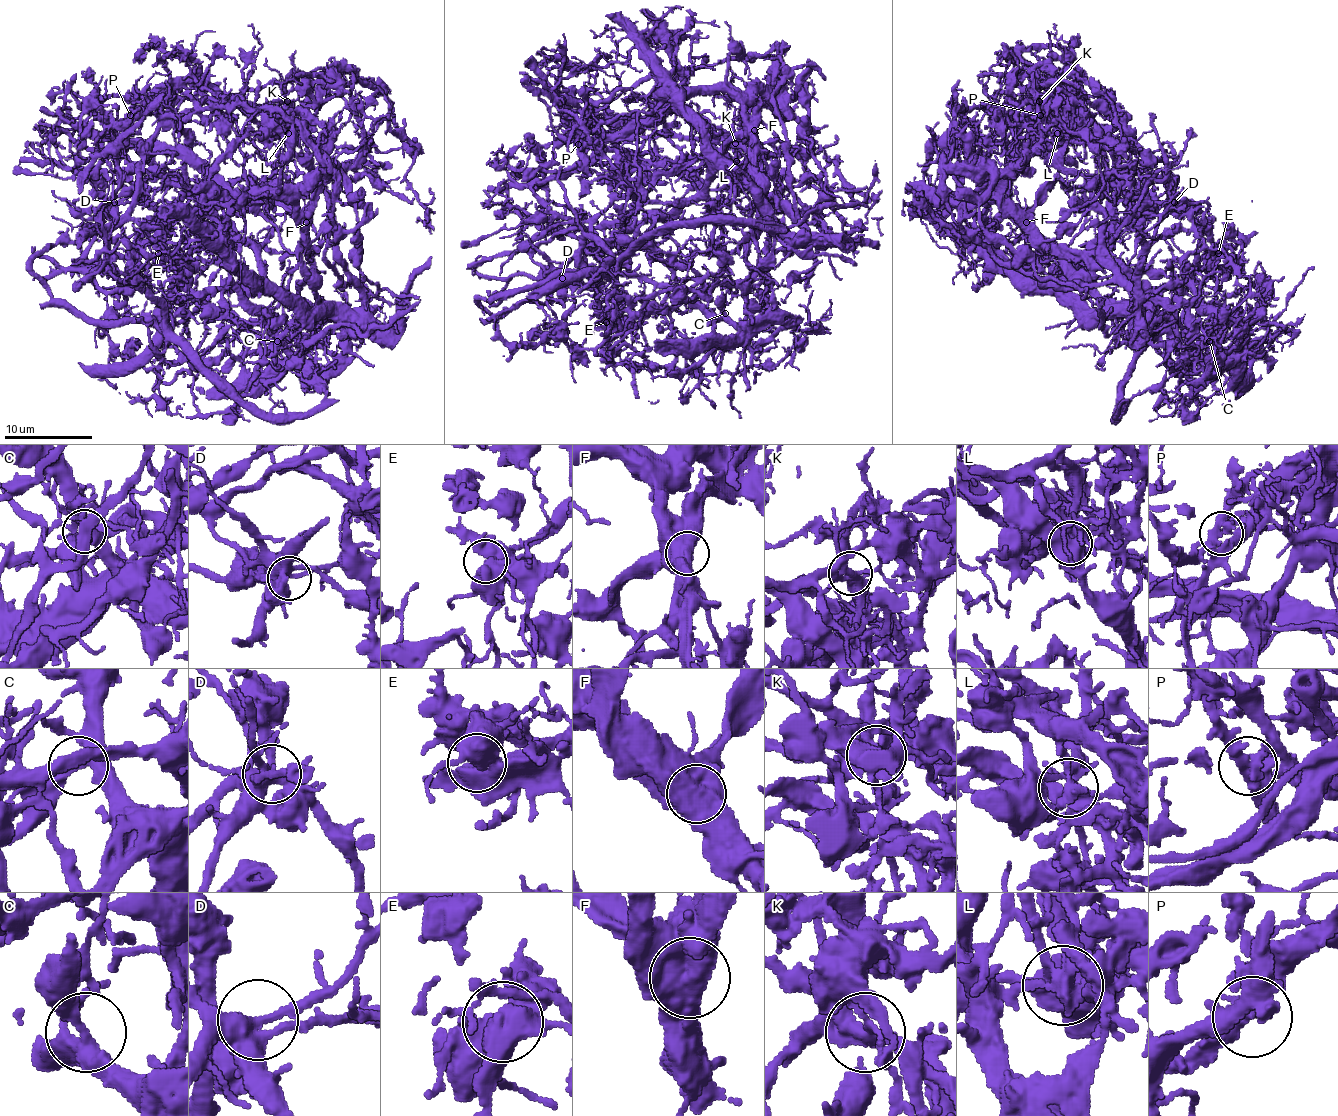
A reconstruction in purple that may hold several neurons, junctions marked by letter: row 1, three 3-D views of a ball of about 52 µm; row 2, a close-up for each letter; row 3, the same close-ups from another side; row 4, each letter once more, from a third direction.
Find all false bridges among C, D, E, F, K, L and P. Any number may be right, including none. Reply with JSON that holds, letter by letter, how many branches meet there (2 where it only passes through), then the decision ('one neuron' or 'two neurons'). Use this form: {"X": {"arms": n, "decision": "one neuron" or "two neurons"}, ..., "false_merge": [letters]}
{"C": {"arms": 3, "decision": "one neuron"}, "D": {"arms": 4, "decision": "one neuron"}, "E": {"arms": 1, "decision": "one neuron"}, "F": {"arms": 1, "decision": "two neurons"}, "K": {"arms": 3, "decision": "two neurons"}, "L": {"arms": 6, "decision": "two neurons"}, "P": {"arms": 3, "decision": "one neuron"}, "false_merge": ["F", "K", "L"]}

